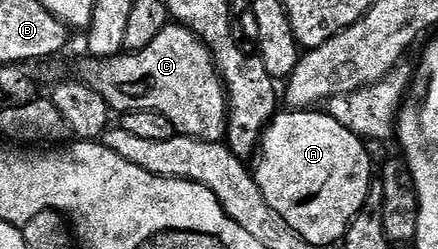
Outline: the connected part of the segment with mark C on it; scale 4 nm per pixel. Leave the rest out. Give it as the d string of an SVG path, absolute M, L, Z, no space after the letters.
M168 22L165 30L145 46L140 52L127 52L110 58L86 58L79 64L78 79L89 85L110 106L112 113L122 114L137 110L153 110L165 114L173 122L176 133L192 136L198 140L208 140L214 144L224 139L227 131L227 91L211 57L211 51L181 24Z

